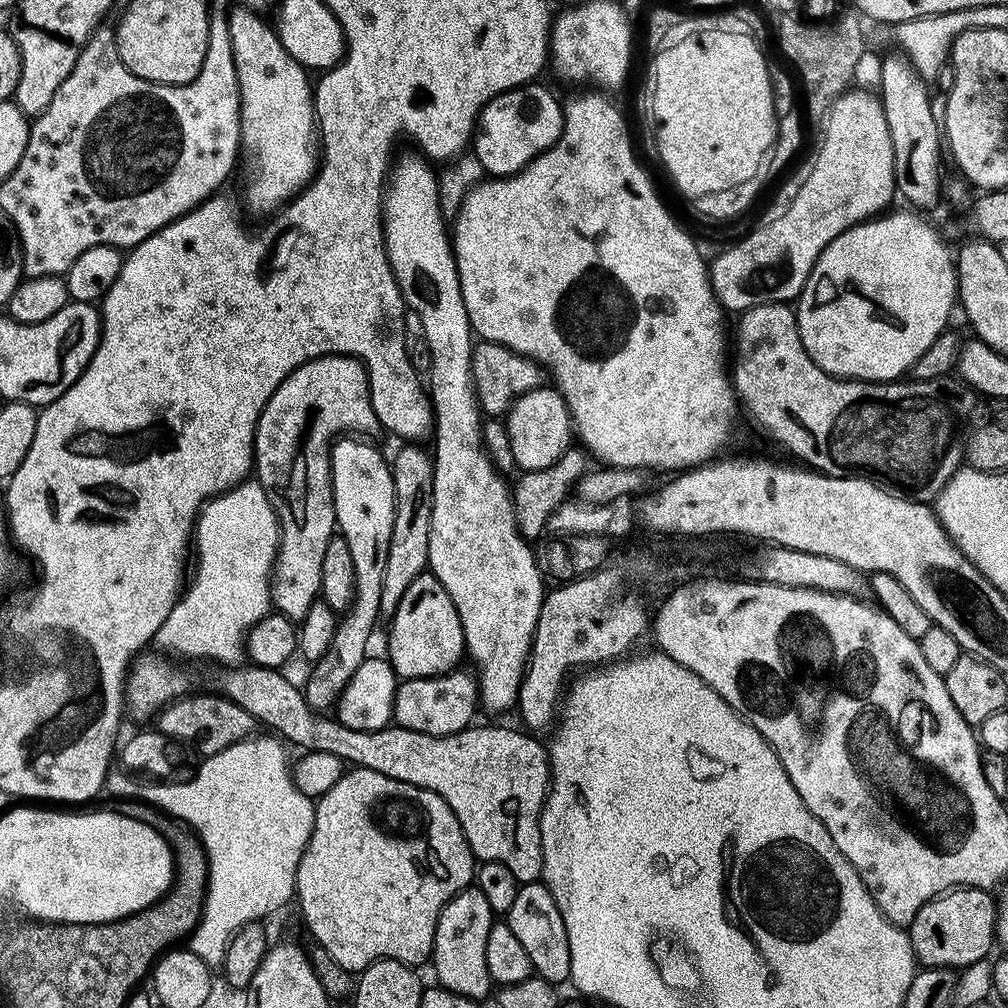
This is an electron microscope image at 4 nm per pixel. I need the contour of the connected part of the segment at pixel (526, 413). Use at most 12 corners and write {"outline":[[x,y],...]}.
{"outline":[[552,386],[506,413],[518,469],[542,470],[574,440],[568,404]]}

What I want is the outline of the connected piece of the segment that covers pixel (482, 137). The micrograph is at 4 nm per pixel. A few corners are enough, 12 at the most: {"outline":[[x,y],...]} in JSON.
{"outline":[[540,82],[480,111],[471,151],[513,176],[554,146],[561,101]]}

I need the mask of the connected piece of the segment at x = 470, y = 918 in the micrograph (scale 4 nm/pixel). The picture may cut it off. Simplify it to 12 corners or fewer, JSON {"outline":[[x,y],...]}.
{"outline":[[475,886],[440,911],[430,960],[441,987],[491,993],[494,914]]}

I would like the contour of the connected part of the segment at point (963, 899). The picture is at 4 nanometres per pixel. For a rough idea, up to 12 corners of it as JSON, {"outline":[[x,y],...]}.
{"outline":[[952,888],[907,925],[924,968],[989,959],[997,901]]}

